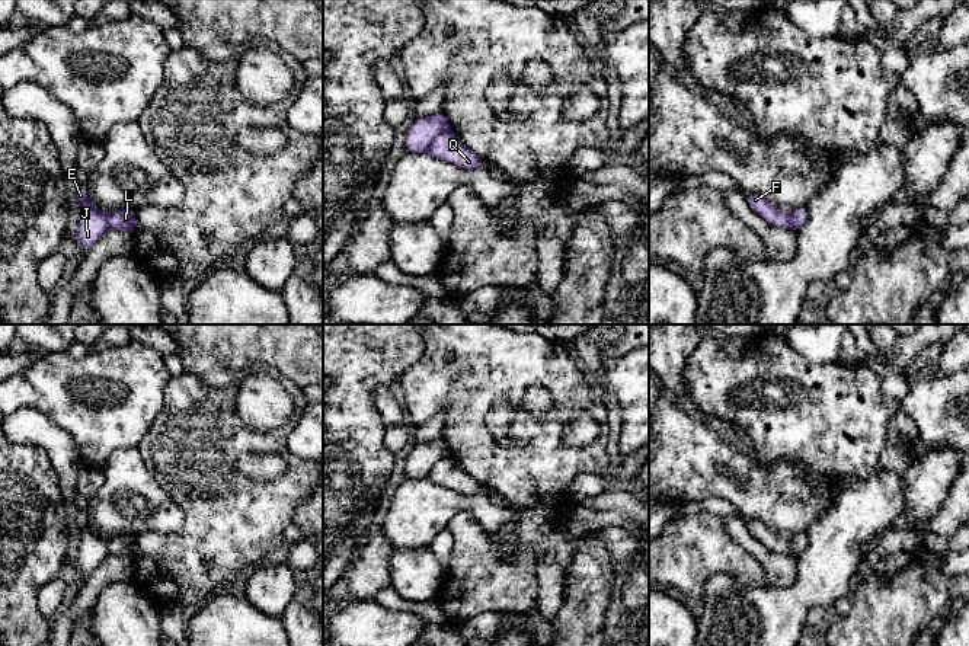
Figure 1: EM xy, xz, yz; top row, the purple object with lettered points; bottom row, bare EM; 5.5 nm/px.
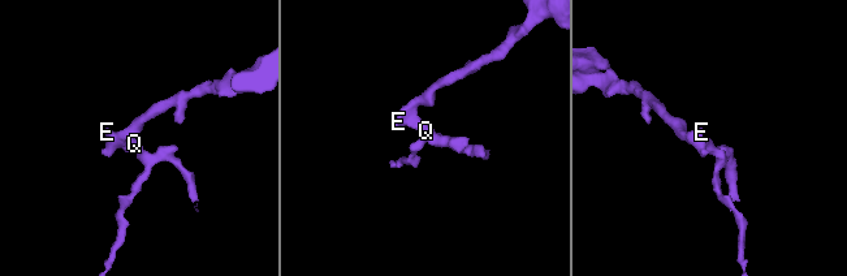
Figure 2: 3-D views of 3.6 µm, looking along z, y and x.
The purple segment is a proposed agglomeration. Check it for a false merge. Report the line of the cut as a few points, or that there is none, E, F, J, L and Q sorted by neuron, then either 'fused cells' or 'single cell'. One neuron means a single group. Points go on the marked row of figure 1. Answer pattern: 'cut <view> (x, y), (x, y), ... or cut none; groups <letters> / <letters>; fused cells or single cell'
cut xz (448, 128), (432, 141), (427, 152); groups E F J / L Q; fused cells

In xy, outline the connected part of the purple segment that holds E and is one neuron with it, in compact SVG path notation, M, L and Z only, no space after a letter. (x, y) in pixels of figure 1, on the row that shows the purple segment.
M86 186L77 189L76 199L80 204L80 223L74 240L89 250L109 228L106 215L92 205Z

